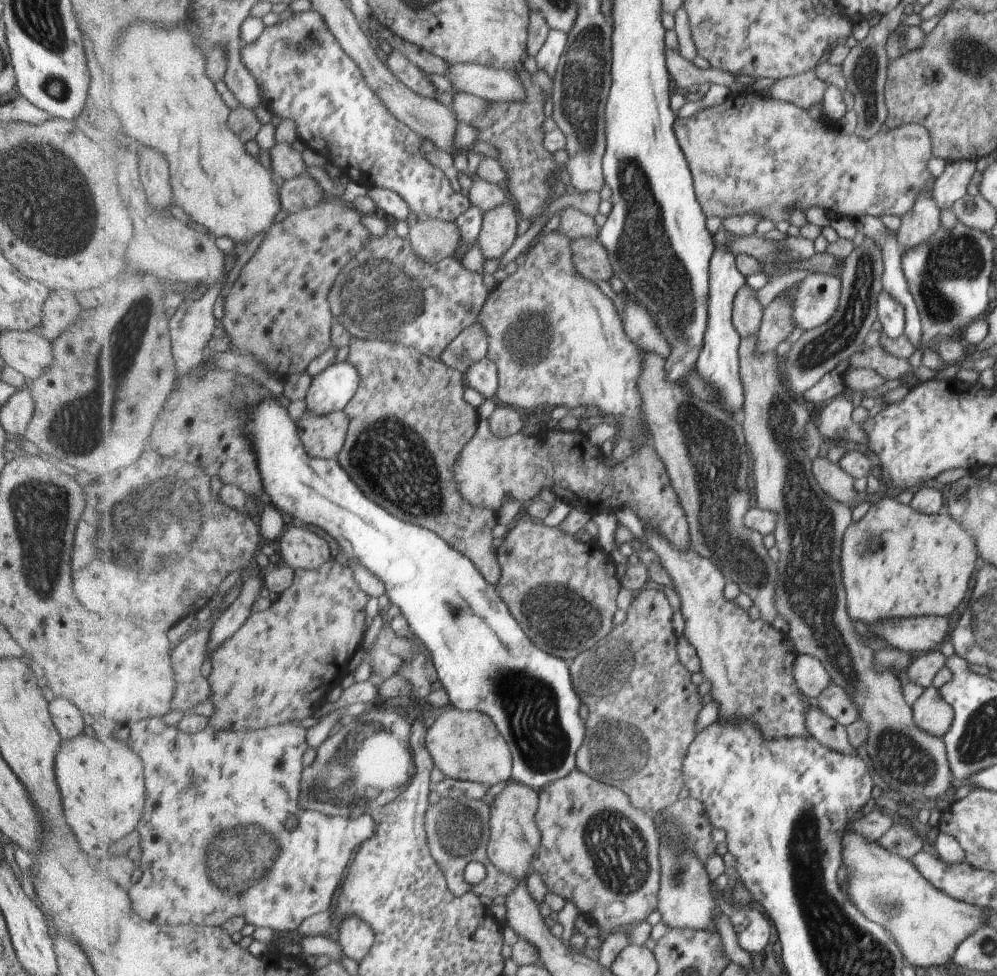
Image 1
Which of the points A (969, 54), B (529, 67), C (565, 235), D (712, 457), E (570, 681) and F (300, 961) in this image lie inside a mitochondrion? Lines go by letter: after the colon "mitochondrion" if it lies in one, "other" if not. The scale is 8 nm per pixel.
A: mitochondrion
B: other
C: other
D: mitochondrion
E: mitochondrion
F: other

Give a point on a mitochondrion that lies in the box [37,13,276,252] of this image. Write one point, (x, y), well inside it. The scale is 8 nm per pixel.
(59, 89)

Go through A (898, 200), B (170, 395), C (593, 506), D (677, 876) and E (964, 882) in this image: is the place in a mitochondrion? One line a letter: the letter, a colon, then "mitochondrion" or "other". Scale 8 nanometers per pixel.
A: other
B: other
C: other
D: mitochondrion
E: mitochondrion

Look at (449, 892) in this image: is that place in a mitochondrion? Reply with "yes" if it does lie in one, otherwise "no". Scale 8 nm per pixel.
no

